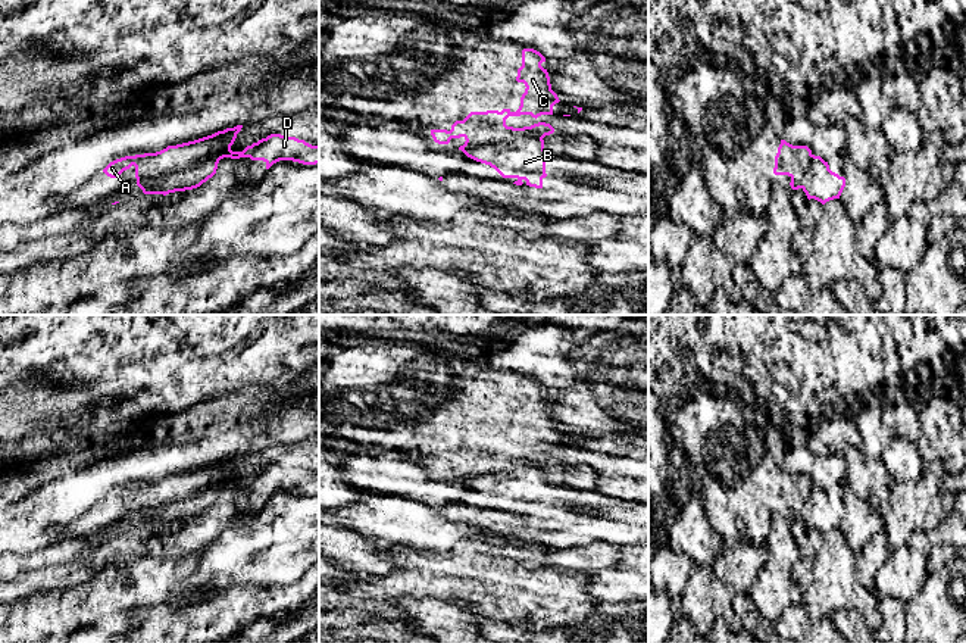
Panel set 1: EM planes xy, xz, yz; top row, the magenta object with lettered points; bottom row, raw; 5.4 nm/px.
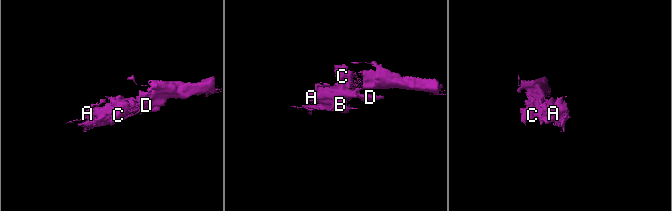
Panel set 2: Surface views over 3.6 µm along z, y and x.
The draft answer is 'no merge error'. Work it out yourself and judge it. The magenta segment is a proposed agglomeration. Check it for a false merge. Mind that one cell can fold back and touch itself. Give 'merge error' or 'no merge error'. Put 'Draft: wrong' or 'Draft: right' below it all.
merge error
Draft: wrong

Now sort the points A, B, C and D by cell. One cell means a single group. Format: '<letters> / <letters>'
A C D / B

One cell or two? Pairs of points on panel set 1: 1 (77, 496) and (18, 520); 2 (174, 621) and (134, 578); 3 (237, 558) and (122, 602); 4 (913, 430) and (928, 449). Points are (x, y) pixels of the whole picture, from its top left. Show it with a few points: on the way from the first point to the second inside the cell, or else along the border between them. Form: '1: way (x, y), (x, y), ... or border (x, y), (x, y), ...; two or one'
1: way (62, 502), (33, 520); one
2: border (193, 602), (180, 606), (144, 608), (133, 627); two
3: border (188, 558), (196, 562), (194, 571); two
4: border (919, 414), (921, 436), (915, 443); two

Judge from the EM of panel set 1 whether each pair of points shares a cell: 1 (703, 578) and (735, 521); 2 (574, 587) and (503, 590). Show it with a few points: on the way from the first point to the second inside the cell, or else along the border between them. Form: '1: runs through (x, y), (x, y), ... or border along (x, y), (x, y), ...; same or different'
1: runs through (719, 570), (735, 553), (735, 537); same
2: runs through (556, 590), (521, 590); same

